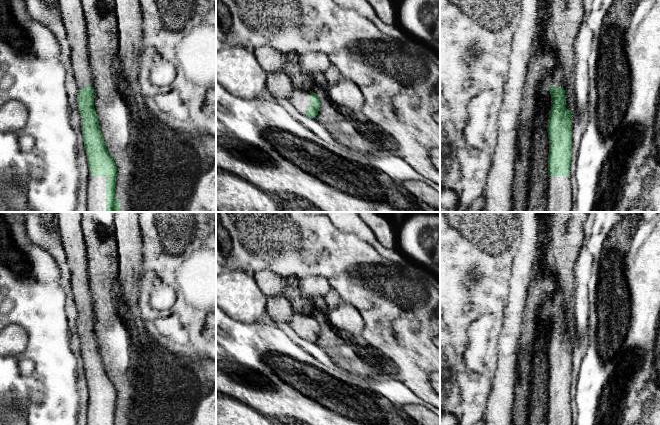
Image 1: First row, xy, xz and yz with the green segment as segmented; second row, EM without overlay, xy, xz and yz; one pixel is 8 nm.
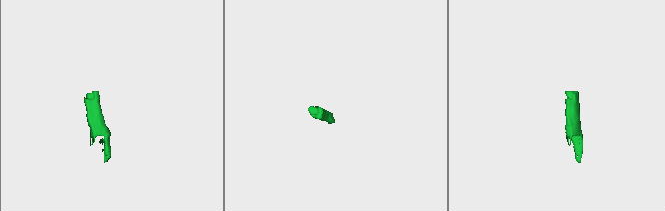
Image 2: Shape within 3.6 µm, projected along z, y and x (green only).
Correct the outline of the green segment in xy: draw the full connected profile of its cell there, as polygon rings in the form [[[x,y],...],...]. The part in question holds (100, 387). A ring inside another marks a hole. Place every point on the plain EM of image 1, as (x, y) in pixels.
[[[81,212],[56,213],[59,234],[72,274],[69,291],[79,313],[77,330],[89,390],[87,425],[119,425],[115,418],[117,391],[105,370],[94,332],[93,301]]]

